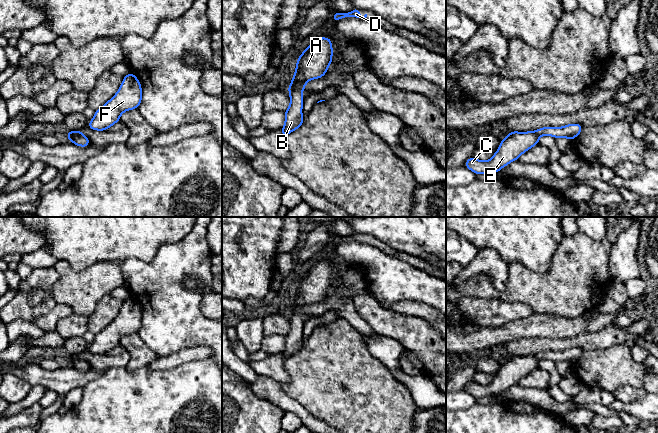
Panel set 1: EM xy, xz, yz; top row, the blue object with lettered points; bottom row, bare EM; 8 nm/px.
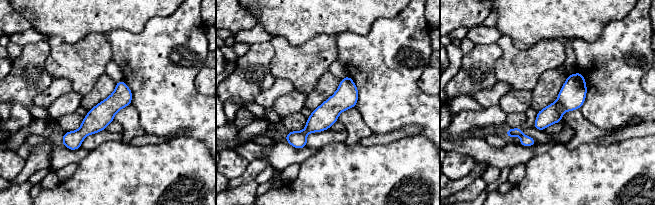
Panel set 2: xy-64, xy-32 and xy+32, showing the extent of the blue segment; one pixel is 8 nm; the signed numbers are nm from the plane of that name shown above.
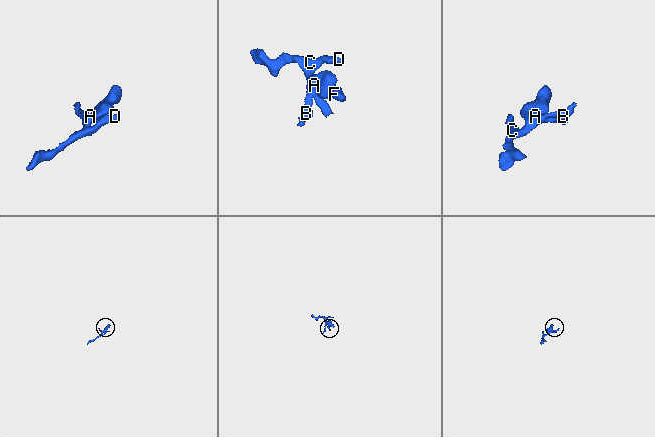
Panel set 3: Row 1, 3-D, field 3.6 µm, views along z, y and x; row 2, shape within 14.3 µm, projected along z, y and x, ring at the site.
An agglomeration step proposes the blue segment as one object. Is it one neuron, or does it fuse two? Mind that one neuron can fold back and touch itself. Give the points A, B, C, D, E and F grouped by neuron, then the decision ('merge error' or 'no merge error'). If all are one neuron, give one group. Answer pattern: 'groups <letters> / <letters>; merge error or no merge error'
groups A C D E F / B; merge error

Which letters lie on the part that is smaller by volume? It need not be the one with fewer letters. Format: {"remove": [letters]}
{"remove": ["B"]}

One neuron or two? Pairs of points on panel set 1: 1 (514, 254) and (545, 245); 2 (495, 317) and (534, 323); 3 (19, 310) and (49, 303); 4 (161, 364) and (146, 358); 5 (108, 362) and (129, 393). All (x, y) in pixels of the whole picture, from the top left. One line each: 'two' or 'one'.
1: one
2: two
3: one
4: two
5: two

